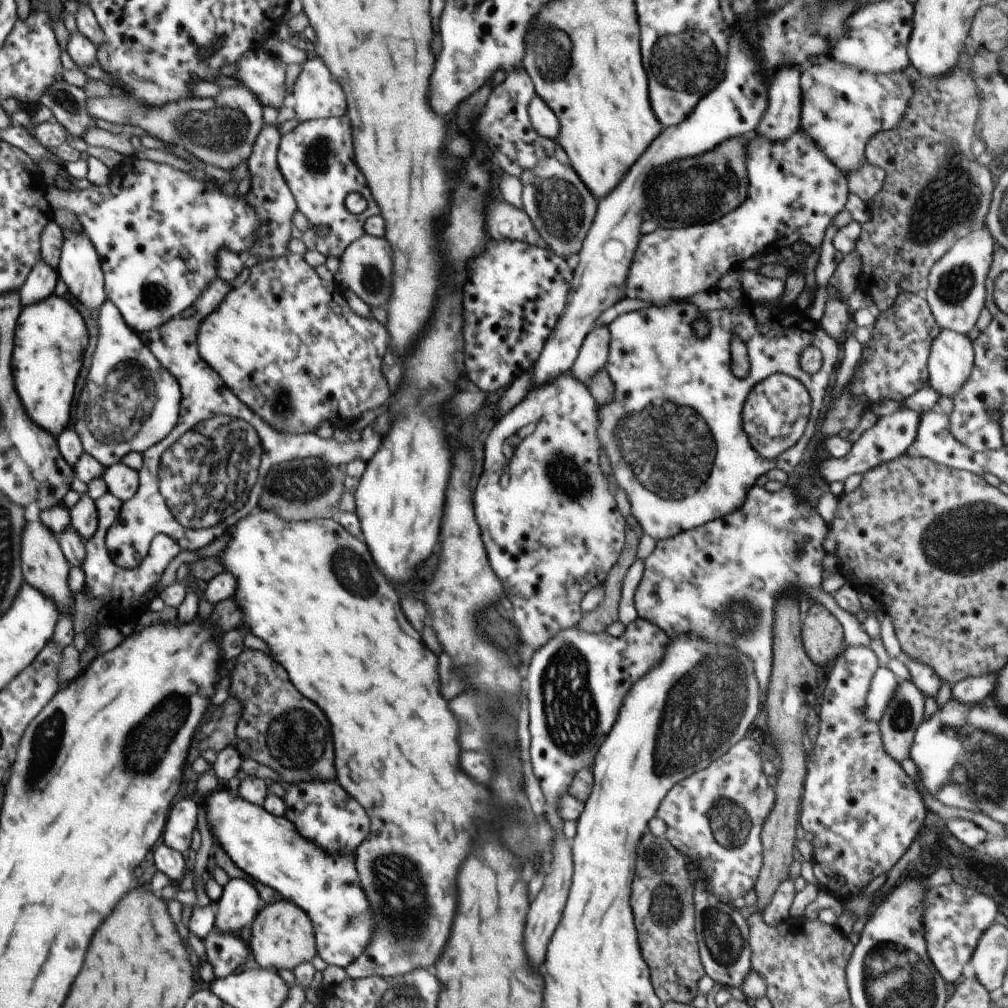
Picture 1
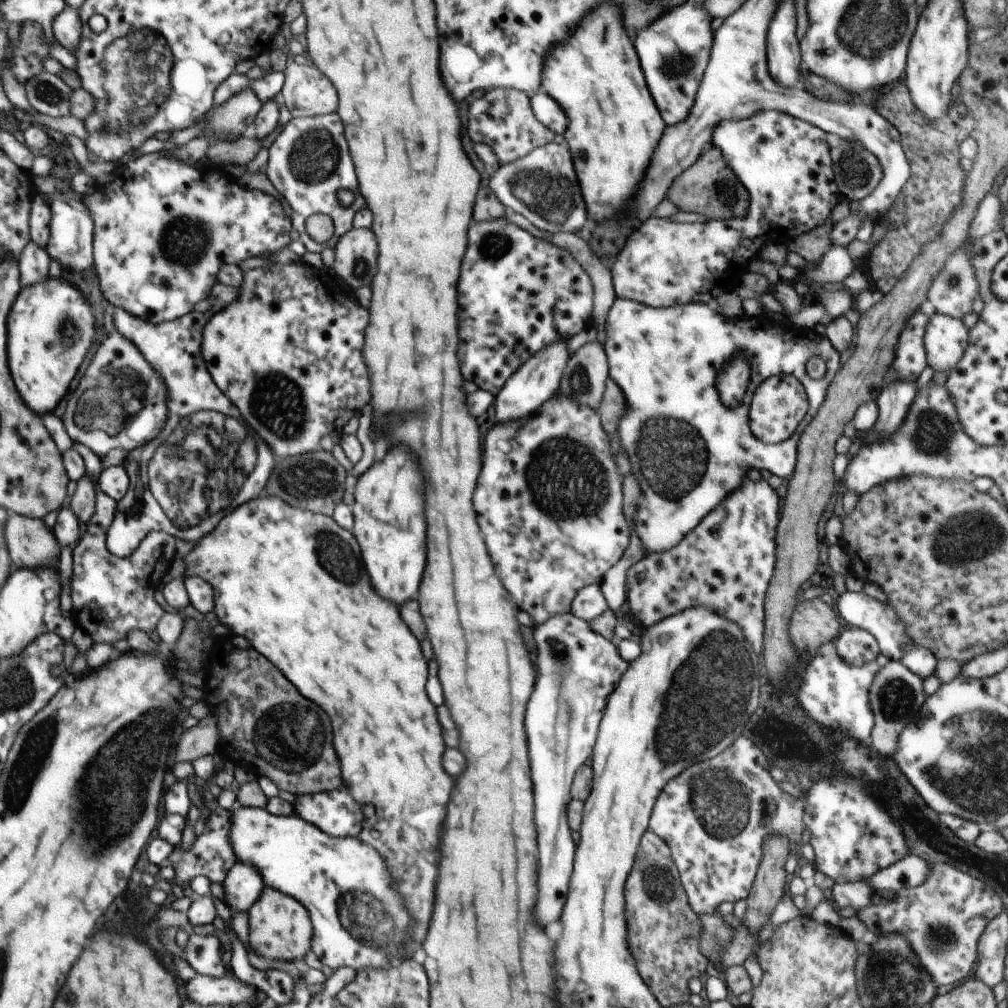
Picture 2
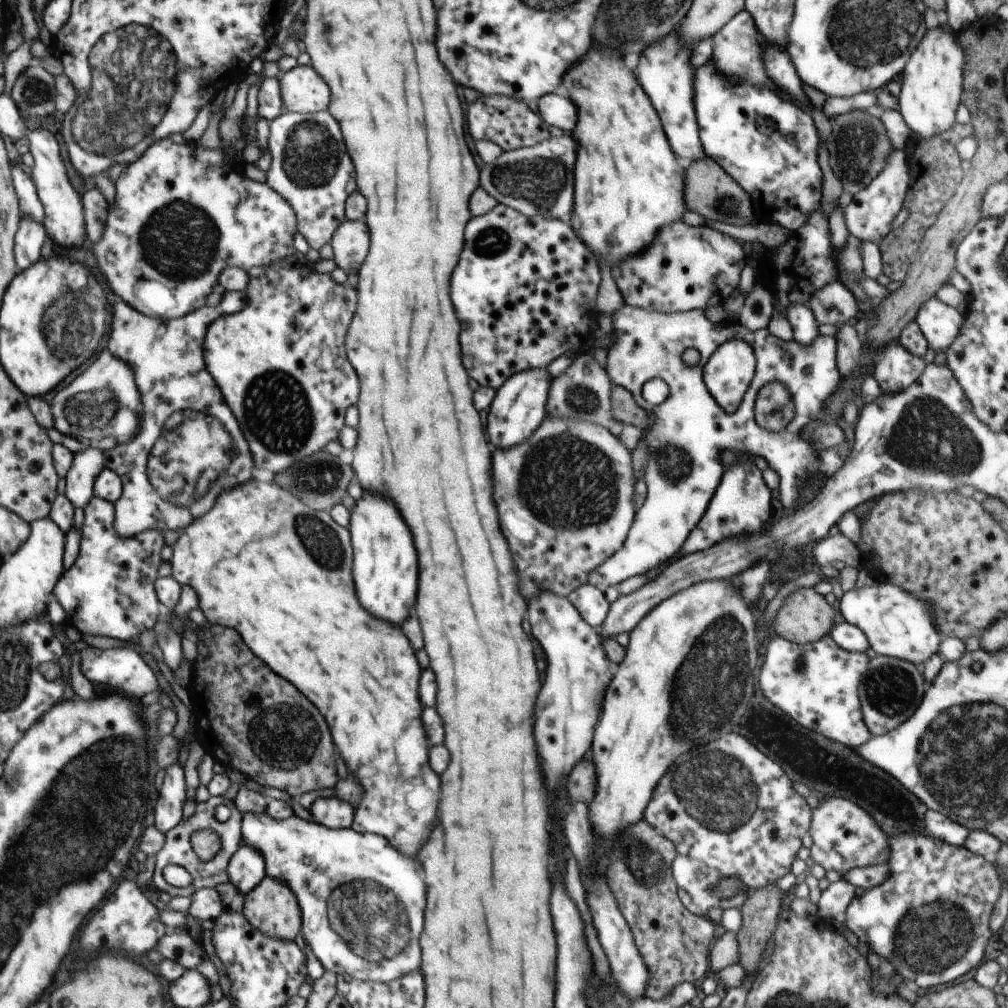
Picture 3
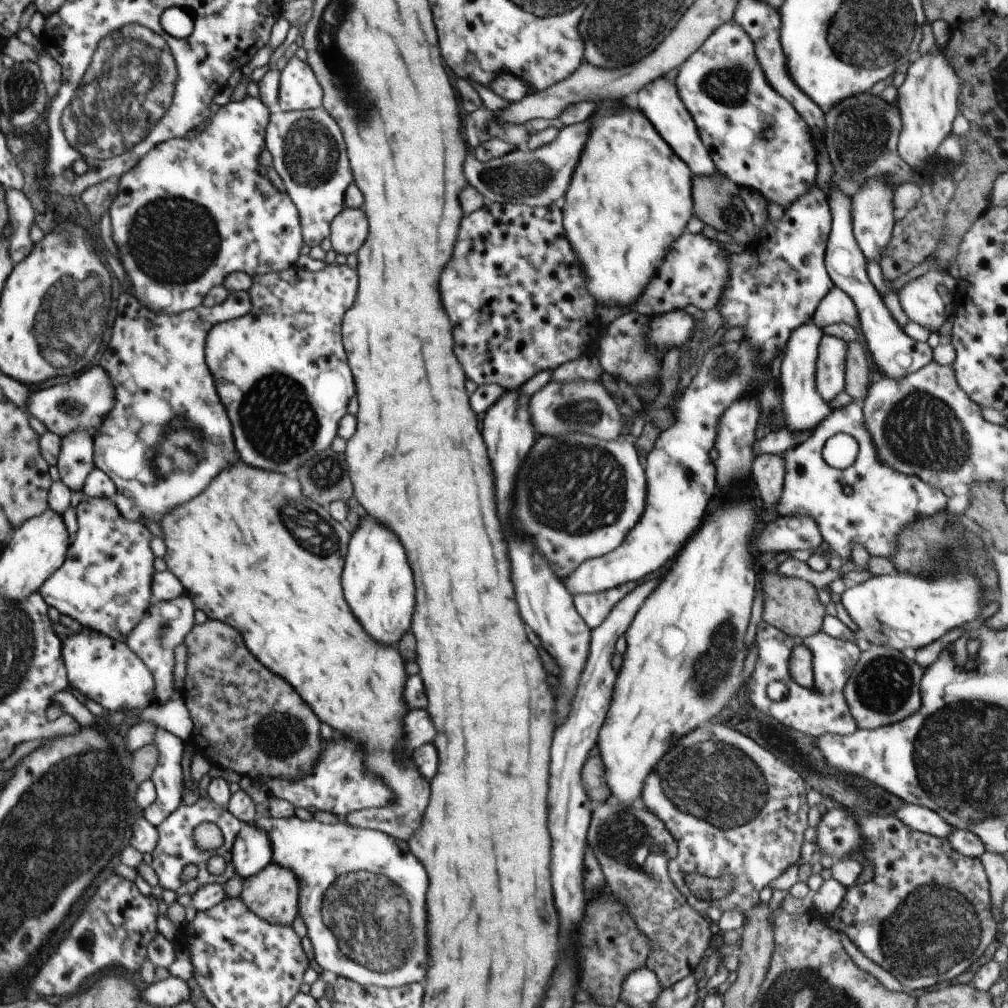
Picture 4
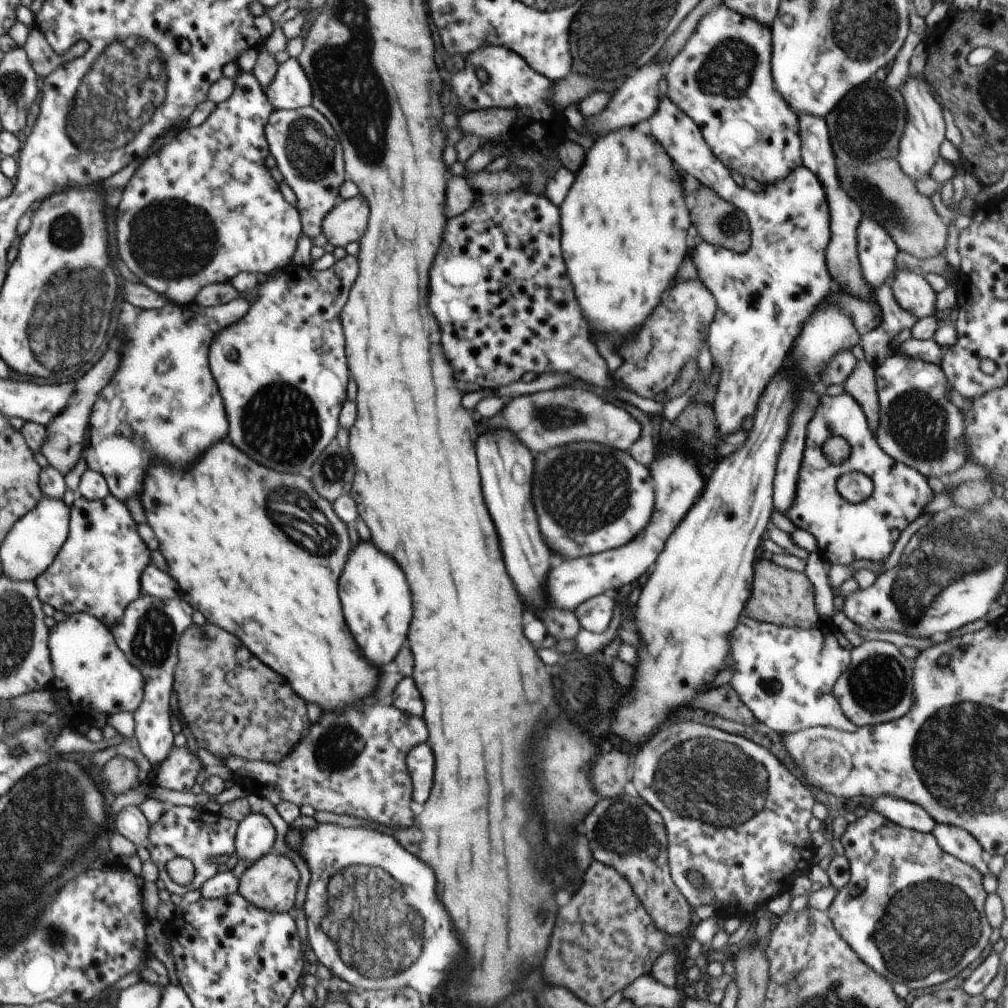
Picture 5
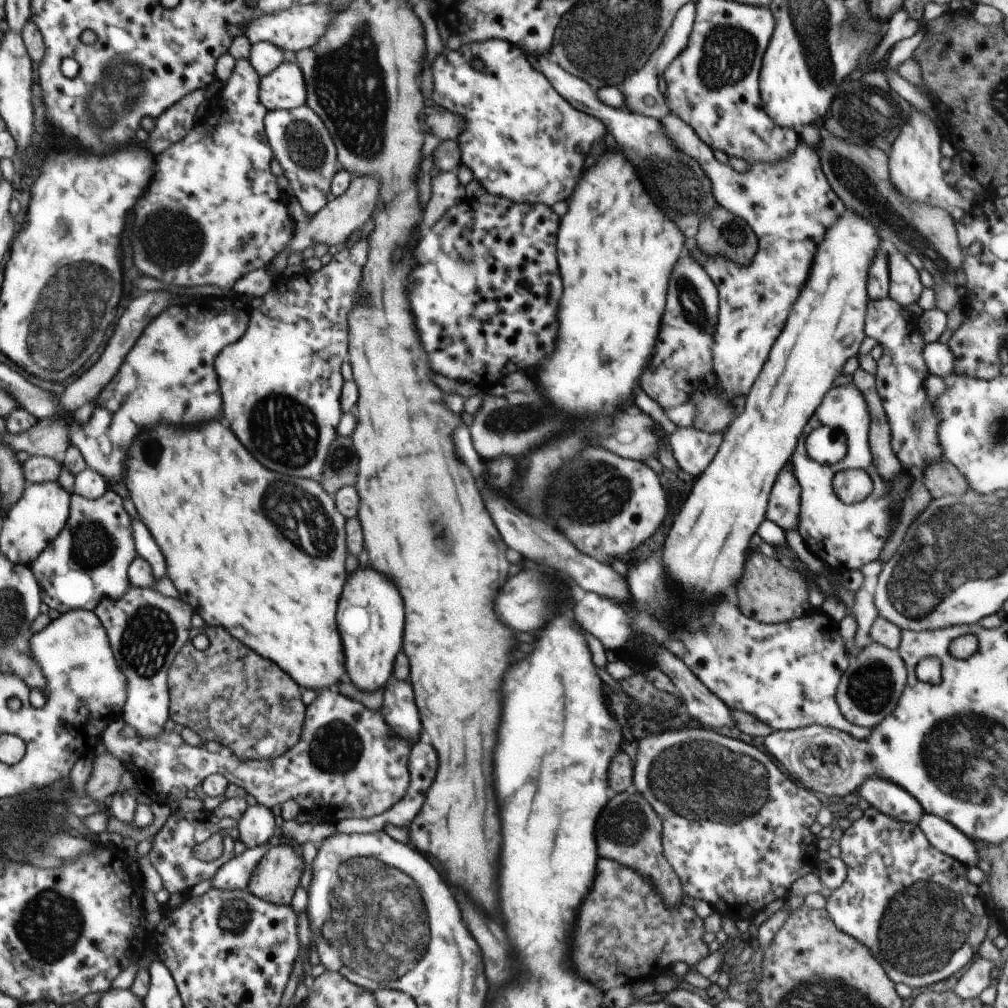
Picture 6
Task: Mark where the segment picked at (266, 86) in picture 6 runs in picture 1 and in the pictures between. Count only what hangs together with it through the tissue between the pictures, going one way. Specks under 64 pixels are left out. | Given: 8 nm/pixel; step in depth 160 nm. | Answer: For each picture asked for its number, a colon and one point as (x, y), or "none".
1: (316, 94)
2: (307, 92)
3: (303, 90)
4: (299, 89)
5: (289, 90)

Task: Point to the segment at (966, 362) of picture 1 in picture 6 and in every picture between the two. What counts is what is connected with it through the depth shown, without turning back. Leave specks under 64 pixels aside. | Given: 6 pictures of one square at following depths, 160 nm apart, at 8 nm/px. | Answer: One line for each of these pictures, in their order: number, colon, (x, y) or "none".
2: (946, 338)
3: (940, 324)
4: (922, 303)
5: (912, 293)
6: (905, 287)

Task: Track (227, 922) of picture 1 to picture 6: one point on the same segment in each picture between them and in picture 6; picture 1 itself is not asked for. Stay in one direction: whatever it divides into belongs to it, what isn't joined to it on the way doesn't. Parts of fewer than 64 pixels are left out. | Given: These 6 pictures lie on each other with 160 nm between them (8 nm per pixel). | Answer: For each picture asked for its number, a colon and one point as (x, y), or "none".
2: (243, 884)
3: (246, 869)
4: (251, 852)
5: (255, 836)
6: (256, 826)

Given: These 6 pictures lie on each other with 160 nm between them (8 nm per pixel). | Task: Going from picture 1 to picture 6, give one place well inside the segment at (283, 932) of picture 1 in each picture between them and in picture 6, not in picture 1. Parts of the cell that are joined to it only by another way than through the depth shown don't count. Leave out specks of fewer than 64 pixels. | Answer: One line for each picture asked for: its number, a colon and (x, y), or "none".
2: (280, 928)
3: (271, 907)
4: (273, 894)
5: (271, 883)
6: (274, 879)

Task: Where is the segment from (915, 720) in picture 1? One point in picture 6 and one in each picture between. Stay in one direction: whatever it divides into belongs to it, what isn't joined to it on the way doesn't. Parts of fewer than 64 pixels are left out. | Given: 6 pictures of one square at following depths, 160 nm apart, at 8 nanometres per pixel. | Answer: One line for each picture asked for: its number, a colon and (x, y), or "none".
2: (896, 696)
3: (890, 691)
4: (884, 686)
5: (877, 687)
6: (869, 690)

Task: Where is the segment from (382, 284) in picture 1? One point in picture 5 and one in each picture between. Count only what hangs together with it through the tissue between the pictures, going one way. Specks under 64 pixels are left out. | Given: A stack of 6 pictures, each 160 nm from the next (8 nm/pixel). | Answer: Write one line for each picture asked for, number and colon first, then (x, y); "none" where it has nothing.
2: (356, 251)
3: (350, 242)
4: (349, 229)
5: (346, 223)

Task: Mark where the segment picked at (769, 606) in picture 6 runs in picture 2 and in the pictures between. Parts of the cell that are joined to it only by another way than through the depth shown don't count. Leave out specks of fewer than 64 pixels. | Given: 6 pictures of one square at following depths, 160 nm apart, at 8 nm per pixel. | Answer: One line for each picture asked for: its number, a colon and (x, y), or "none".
2: (813, 623)
3: (805, 617)
4: (792, 604)
5: (782, 597)

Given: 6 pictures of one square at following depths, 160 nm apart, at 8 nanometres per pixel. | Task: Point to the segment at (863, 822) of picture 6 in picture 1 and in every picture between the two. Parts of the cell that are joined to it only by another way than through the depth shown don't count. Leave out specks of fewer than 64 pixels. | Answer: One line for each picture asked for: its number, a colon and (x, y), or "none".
1: (955, 917)
2: (943, 919)
3: (929, 920)
4: (926, 917)
5: (915, 914)

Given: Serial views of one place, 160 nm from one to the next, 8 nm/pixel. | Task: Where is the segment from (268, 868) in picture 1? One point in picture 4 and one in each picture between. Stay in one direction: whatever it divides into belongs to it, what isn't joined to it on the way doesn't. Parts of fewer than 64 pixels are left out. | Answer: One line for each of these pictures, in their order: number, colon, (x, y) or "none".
2: (296, 858)
3: (362, 902)
4: (353, 882)

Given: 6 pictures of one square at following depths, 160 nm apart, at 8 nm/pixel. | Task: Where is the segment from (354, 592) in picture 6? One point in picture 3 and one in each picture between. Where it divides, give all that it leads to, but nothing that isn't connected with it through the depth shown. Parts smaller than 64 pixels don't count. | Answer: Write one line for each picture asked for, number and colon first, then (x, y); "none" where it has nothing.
3: (385, 566)
4: (378, 584)
5: (376, 599)

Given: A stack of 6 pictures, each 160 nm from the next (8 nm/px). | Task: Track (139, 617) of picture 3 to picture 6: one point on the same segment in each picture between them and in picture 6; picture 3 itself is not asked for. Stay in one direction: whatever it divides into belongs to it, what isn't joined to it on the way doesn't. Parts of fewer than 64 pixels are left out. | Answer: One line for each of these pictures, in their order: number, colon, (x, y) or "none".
4: (109, 556)
5: (99, 570)
6: (90, 561)

